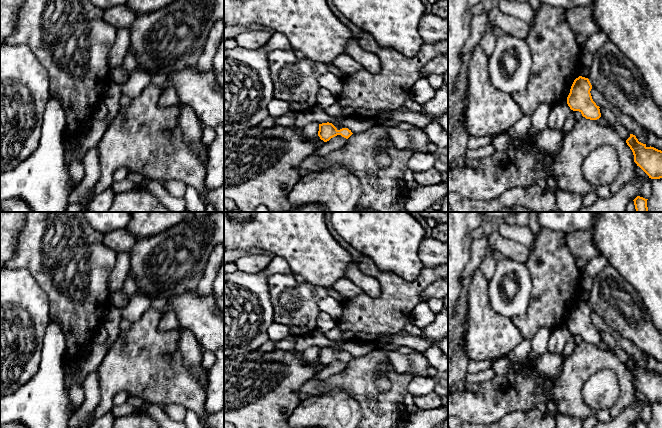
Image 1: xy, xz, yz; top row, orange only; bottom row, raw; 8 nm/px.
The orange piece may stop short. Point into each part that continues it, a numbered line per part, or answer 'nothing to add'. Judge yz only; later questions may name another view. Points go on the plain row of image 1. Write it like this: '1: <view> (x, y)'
nothing to add

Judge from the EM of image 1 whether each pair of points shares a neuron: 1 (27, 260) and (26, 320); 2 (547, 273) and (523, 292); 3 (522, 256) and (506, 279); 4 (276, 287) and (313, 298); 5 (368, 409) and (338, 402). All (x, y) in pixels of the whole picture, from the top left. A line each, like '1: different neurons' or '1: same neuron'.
1: different neurons
2: different neurons
3: different neurons
4: same neuron
5: different neurons

